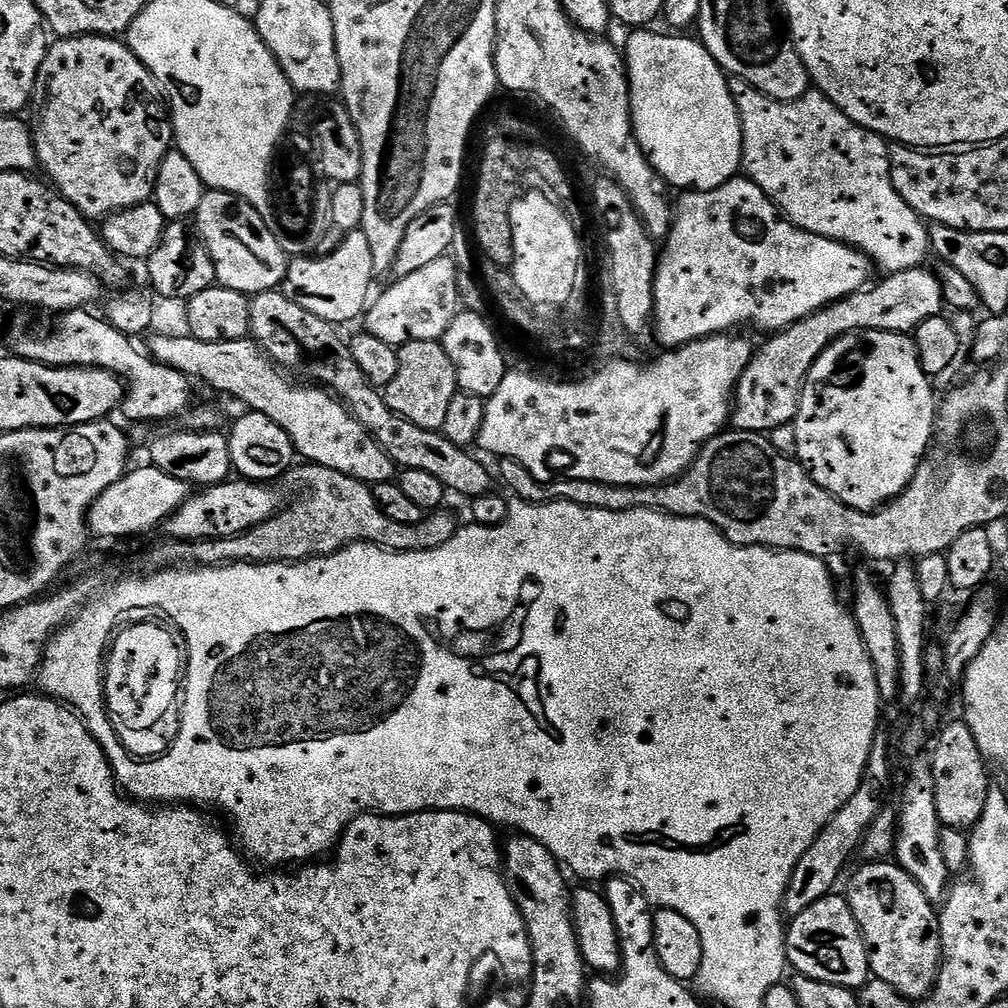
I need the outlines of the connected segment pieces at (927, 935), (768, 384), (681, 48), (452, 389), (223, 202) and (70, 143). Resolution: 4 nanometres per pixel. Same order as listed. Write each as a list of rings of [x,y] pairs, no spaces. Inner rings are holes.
[[[868,862],[852,876],[848,884],[846,899],[868,947],[868,966],[875,979],[894,986],[909,1002],[919,1002],[932,990],[936,974],[940,970],[940,921],[933,901],[926,898],[922,886],[906,874],[906,870],[895,862]]]
[[[921,266],[885,275],[867,286],[818,309],[802,318],[791,328],[767,337],[764,345],[752,353],[752,361],[740,376],[734,389],[730,409],[730,424],[738,432],[772,434],[783,424],[791,425],[798,414],[800,396],[810,370],[818,357],[835,340],[849,332],[903,332],[915,333],[920,324],[945,311],[944,291],[935,271]]]
[[[632,30],[627,34],[629,35],[628,45],[623,45],[622,55],[628,69],[628,93],[632,103],[632,129],[636,135],[638,146],[646,154],[650,166],[654,166],[654,170],[663,178],[669,189],[676,190],[676,188],[680,188],[679,190],[684,192],[709,192],[726,182],[737,179],[744,162],[744,155],[742,154],[742,122],[740,121],[734,98],[730,94],[729,77],[724,69],[721,68],[720,63],[714,57],[708,55],[703,44],[696,38],[692,38],[692,40],[670,40],[671,38],[667,35],[659,36],[653,30]]]
[[[427,340],[399,345],[398,374],[394,374],[394,382],[390,382],[383,393],[386,406],[390,406],[394,414],[406,418],[406,422],[414,422],[414,426],[422,426],[422,430],[441,431],[446,410],[458,393],[454,362],[450,362],[443,343]]]
[[[205,191],[202,206],[198,206],[194,217],[194,227],[214,262],[216,284],[219,287],[238,290],[251,298],[257,296],[259,292],[271,292],[283,285],[284,276],[288,272],[290,256],[281,246],[280,236],[272,233],[272,226],[269,221],[262,218],[262,214],[258,214],[258,210],[254,206],[250,206],[240,197],[229,192]]]
[[[69,36],[57,39],[49,47],[46,58],[40,67],[40,73],[36,76],[34,108],[35,104],[36,128],[34,124],[32,142],[36,146],[36,159],[39,167],[41,169],[44,167],[45,174],[43,173],[43,175],[50,181],[51,187],[64,199],[69,200],[83,216],[88,217],[89,221],[96,222],[96,219],[99,221],[101,218],[111,216],[113,212],[121,212],[139,204],[147,204],[153,199],[162,158],[166,158],[166,154],[174,144],[172,117],[159,82],[153,78],[150,70],[146,70],[144,63],[130,51],[123,39],[110,36]]]

